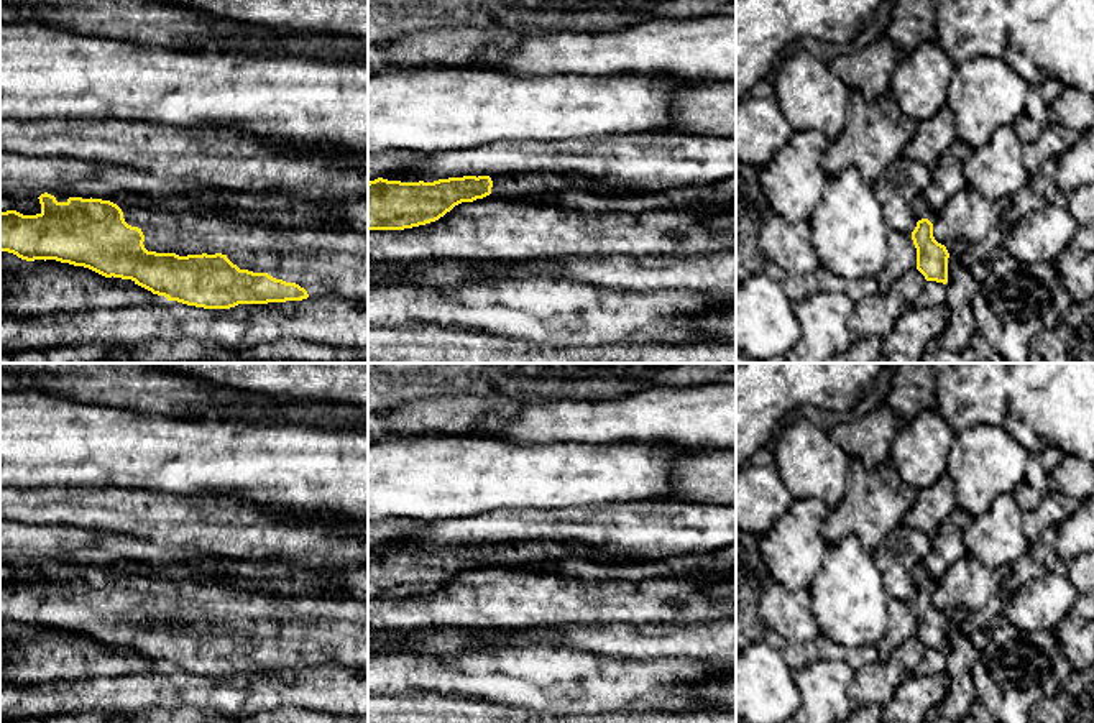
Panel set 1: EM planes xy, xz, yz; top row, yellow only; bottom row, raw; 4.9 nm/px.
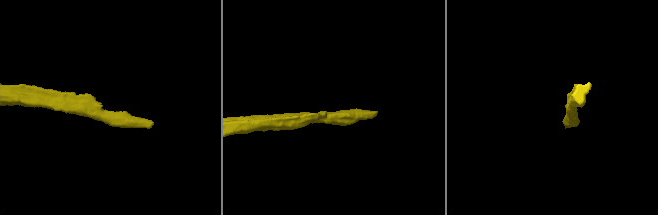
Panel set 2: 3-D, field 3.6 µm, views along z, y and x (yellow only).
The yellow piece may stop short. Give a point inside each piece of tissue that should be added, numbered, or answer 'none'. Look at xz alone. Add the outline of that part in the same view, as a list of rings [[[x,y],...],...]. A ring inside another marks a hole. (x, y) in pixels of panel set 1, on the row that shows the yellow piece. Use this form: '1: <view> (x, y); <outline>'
1: xz (521, 186); [[[519,173],[490,176],[491,194],[496,197],[527,199],[540,194],[562,194],[565,191],[586,191],[593,194],[623,194],[629,189],[611,187],[590,181],[585,176],[557,176],[552,173]]]

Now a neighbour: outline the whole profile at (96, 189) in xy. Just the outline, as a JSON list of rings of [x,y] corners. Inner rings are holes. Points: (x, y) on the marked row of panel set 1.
[[[89,181],[82,182],[72,187],[66,187],[61,191],[61,194],[66,194],[69,197],[82,197],[82,199],[102,199],[102,200],[123,200],[131,205],[140,205],[140,207],[163,207],[168,210],[195,210],[200,214],[210,214],[207,210],[202,210],[194,204],[194,200],[187,197],[168,197],[164,200],[151,200],[141,194],[136,194],[133,191],[126,191],[107,182],[100,181]]]

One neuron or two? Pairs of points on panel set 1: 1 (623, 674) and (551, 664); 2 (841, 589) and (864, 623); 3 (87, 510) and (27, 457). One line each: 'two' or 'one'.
1: one
2: one
3: two

